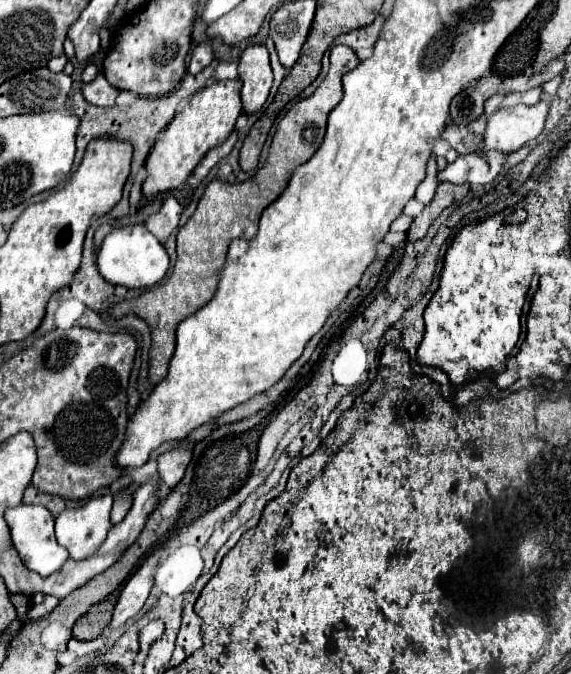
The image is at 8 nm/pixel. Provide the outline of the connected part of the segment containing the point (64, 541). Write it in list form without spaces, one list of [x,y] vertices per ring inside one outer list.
[[[96,496],[78,508],[66,508],[56,518],[56,540],[70,552],[70,558],[90,556],[106,538],[110,524],[112,496]]]

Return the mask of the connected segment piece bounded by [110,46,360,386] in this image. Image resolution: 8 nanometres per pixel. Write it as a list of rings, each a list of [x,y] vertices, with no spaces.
[[[334,46],[330,52],[330,72],[322,80],[322,84],[316,88],[316,92],[300,102],[296,102],[284,118],[278,122],[274,140],[268,152],[266,164],[248,180],[228,184],[222,180],[212,180],[200,202],[196,212],[190,216],[190,220],[178,230],[176,236],[176,264],[170,278],[156,286],[146,290],[142,296],[130,302],[116,304],[110,314],[114,318],[120,318],[124,314],[138,314],[144,318],[152,330],[152,348],[150,348],[150,384],[158,384],[168,370],[170,358],[176,348],[176,326],[188,318],[192,312],[202,308],[216,292],[216,280],[220,276],[220,270],[226,262],[228,244],[234,238],[250,240],[258,232],[260,214],[266,206],[270,206],[286,188],[292,172],[308,162],[314,152],[320,148],[326,132],[326,118],[336,108],[336,104],[342,100],[342,74],[350,72],[358,66],[358,56],[348,46]]]

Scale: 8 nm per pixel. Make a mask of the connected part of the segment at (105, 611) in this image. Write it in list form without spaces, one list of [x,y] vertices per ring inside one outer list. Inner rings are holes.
[[[120,588],[116,592],[112,592],[112,596],[108,596],[104,602],[94,604],[80,620],[76,620],[72,636],[76,640],[94,640],[100,636],[100,632],[110,624],[112,620],[112,610],[116,606],[116,600],[120,596]]]

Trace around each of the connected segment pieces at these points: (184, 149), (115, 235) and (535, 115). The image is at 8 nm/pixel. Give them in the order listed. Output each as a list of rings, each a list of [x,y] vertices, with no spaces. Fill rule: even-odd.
[[[222,80],[214,82],[200,92],[192,96],[192,100],[172,118],[172,122],[166,126],[164,134],[152,148],[150,156],[146,158],[146,182],[142,184],[142,194],[146,198],[176,190],[182,186],[196,164],[204,158],[204,154],[222,144],[230,132],[234,130],[234,122],[242,112],[242,102],[240,102],[240,80]]]
[[[134,224],[126,228],[116,228],[104,238],[96,256],[96,266],[102,278],[114,286],[150,288],[164,278],[170,266],[170,258],[164,246],[158,242],[158,238],[152,232],[148,232],[144,224]]]
[[[540,100],[534,106],[520,104],[516,108],[494,112],[488,118],[488,128],[484,134],[484,152],[512,152],[540,136],[540,132],[544,130],[548,108],[550,100]]]

